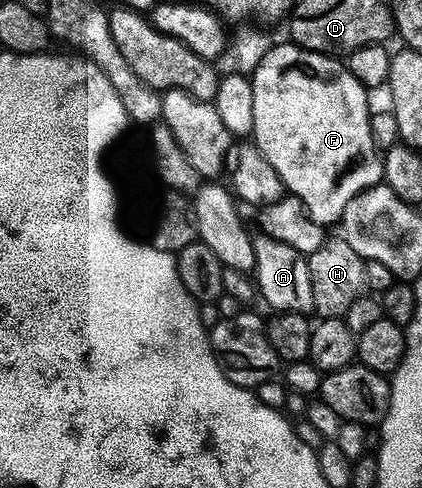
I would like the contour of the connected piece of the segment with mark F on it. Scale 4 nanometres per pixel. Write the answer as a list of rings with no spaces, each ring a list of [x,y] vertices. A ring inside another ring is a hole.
[[[274,44],[250,78],[252,141],[264,160],[276,168],[276,176],[280,176],[287,191],[302,201],[308,216],[323,228],[330,228],[333,222],[334,225],[341,223],[348,200],[383,181],[383,155],[374,147],[374,134],[370,131],[370,106],[366,103],[368,90],[356,76],[352,76],[345,61],[315,50],[305,50],[303,46],[285,45]]]

